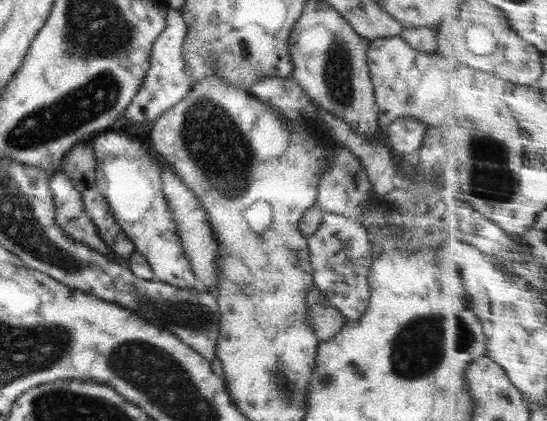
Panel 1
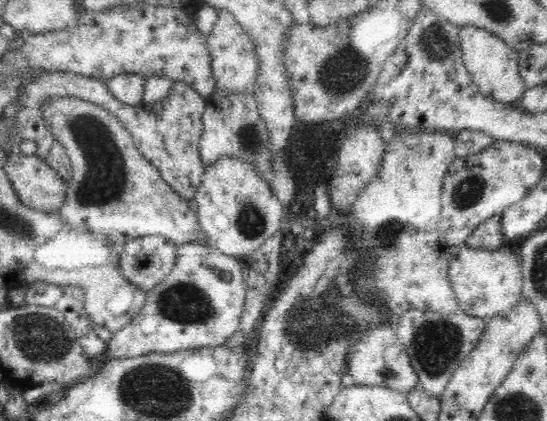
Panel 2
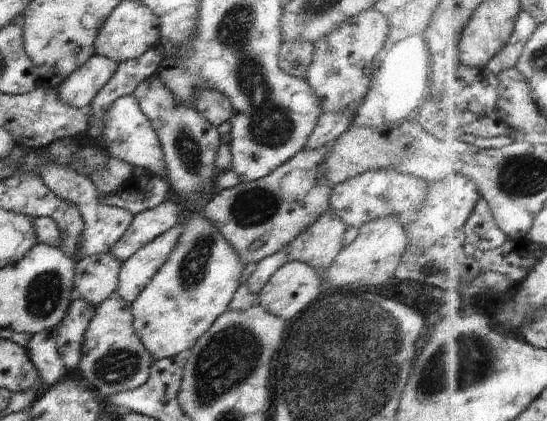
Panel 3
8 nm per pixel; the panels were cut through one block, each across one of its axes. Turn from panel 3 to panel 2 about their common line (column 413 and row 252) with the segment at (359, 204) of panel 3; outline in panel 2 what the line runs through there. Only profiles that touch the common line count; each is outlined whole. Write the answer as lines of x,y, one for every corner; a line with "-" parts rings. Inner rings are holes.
200,242
184,243
177,247
176,264
172,272
154,289
147,291
141,312
107,342
105,357
111,359
133,358
150,353
174,353
198,348
217,348
239,331
247,287
242,276
239,258
220,254

